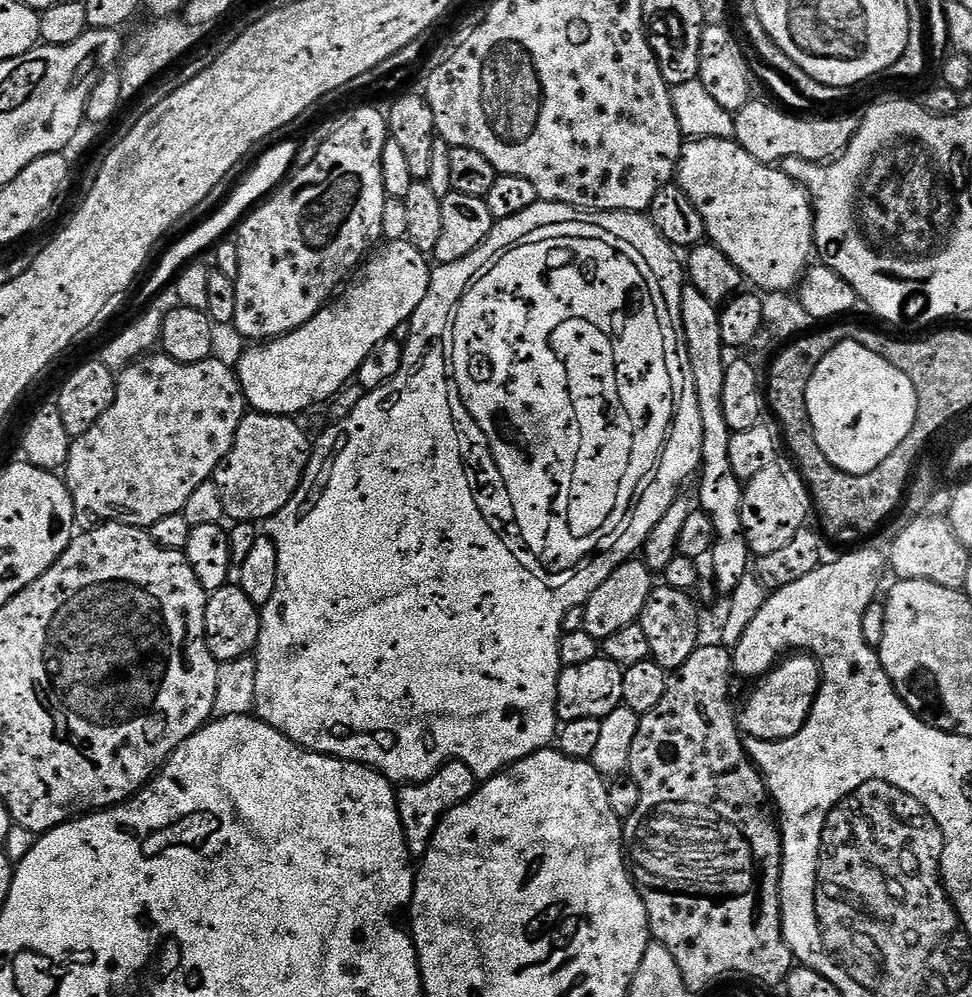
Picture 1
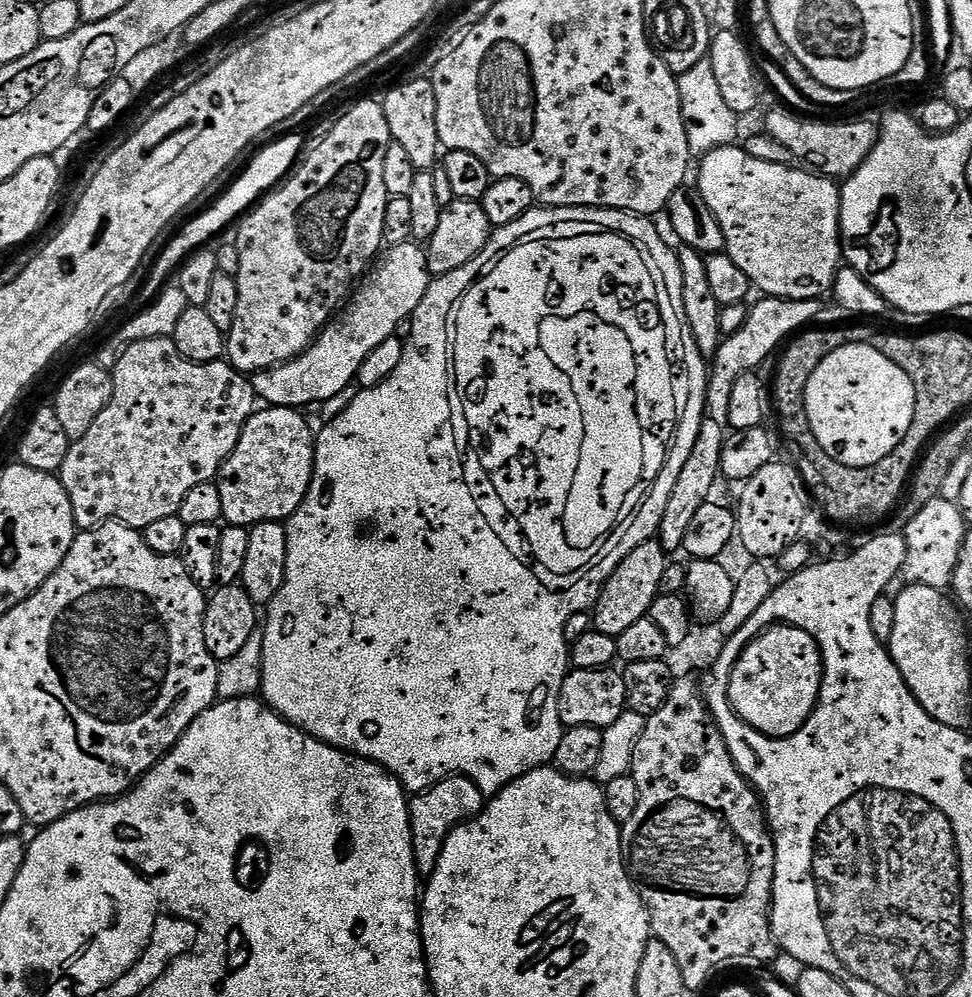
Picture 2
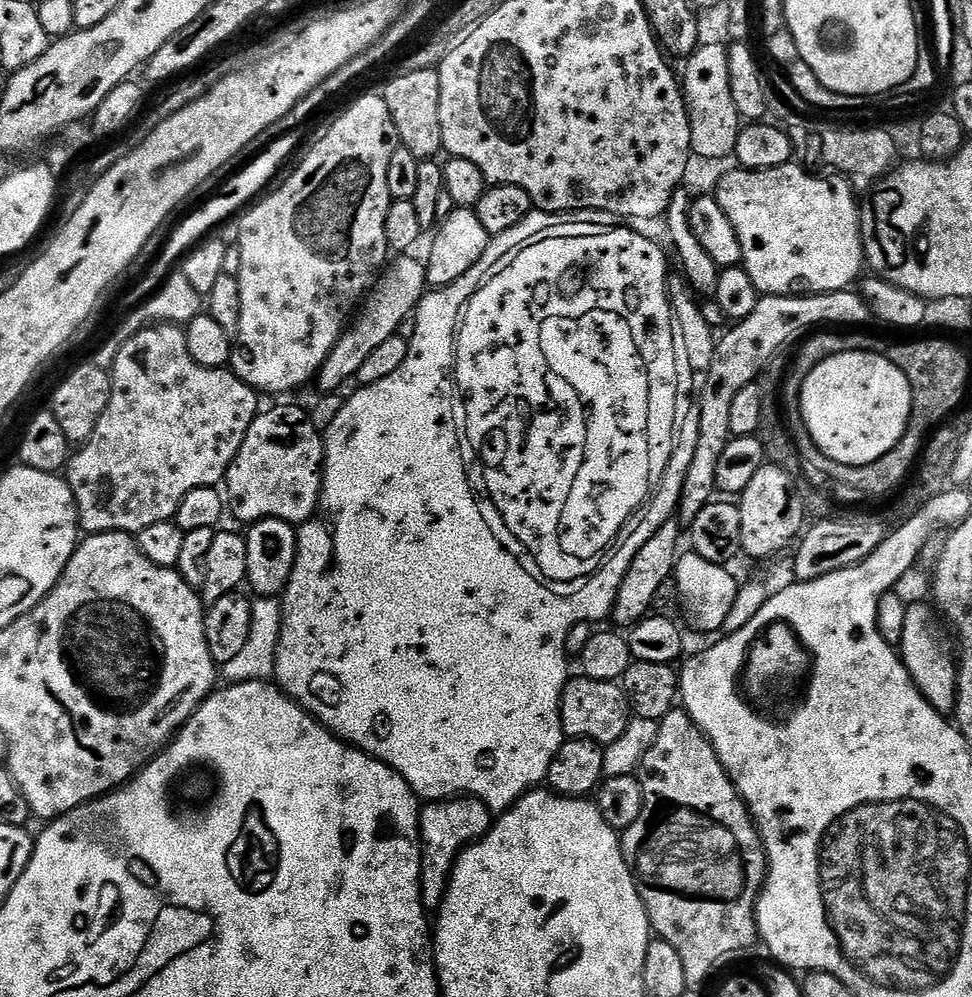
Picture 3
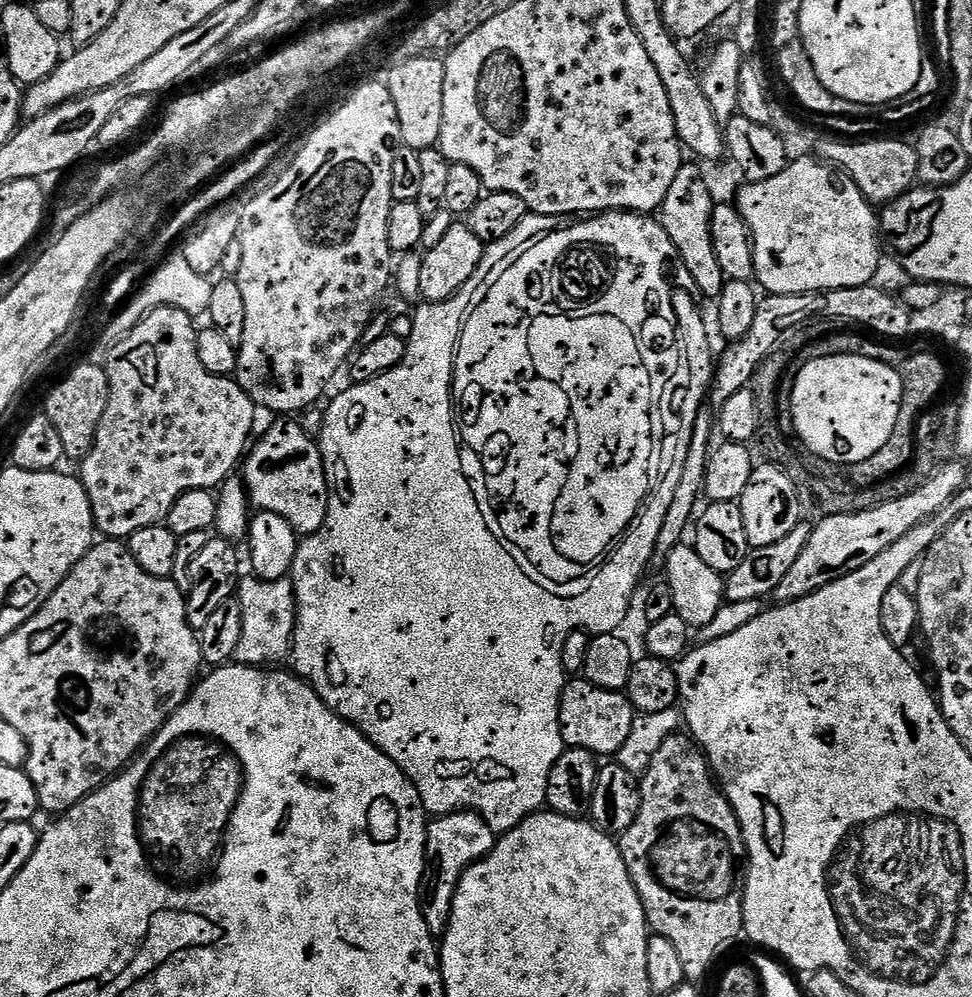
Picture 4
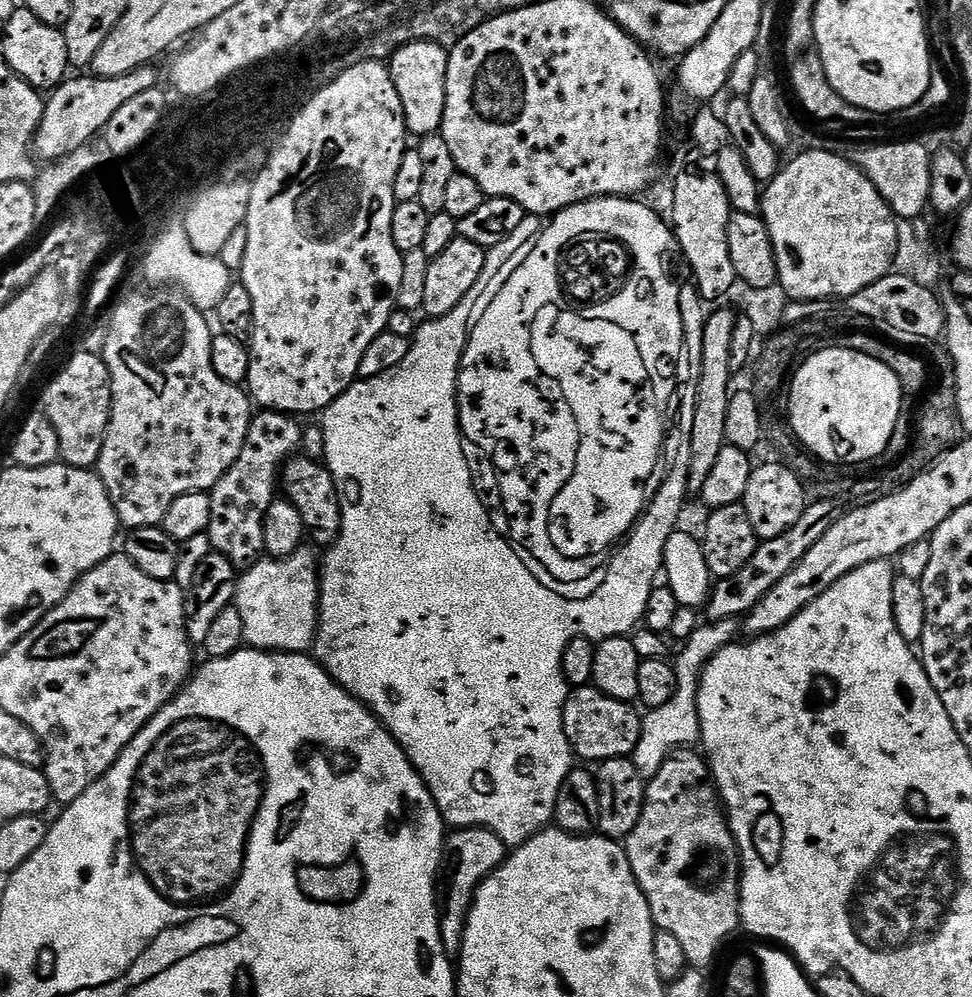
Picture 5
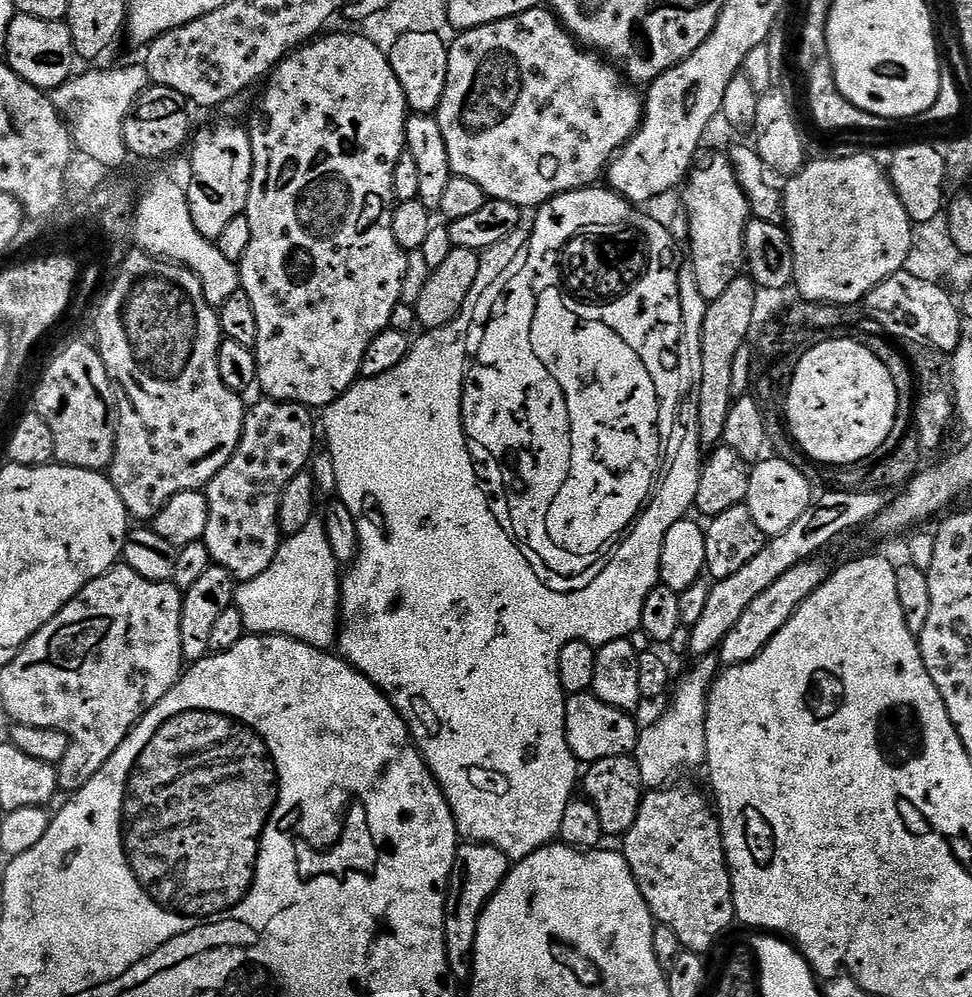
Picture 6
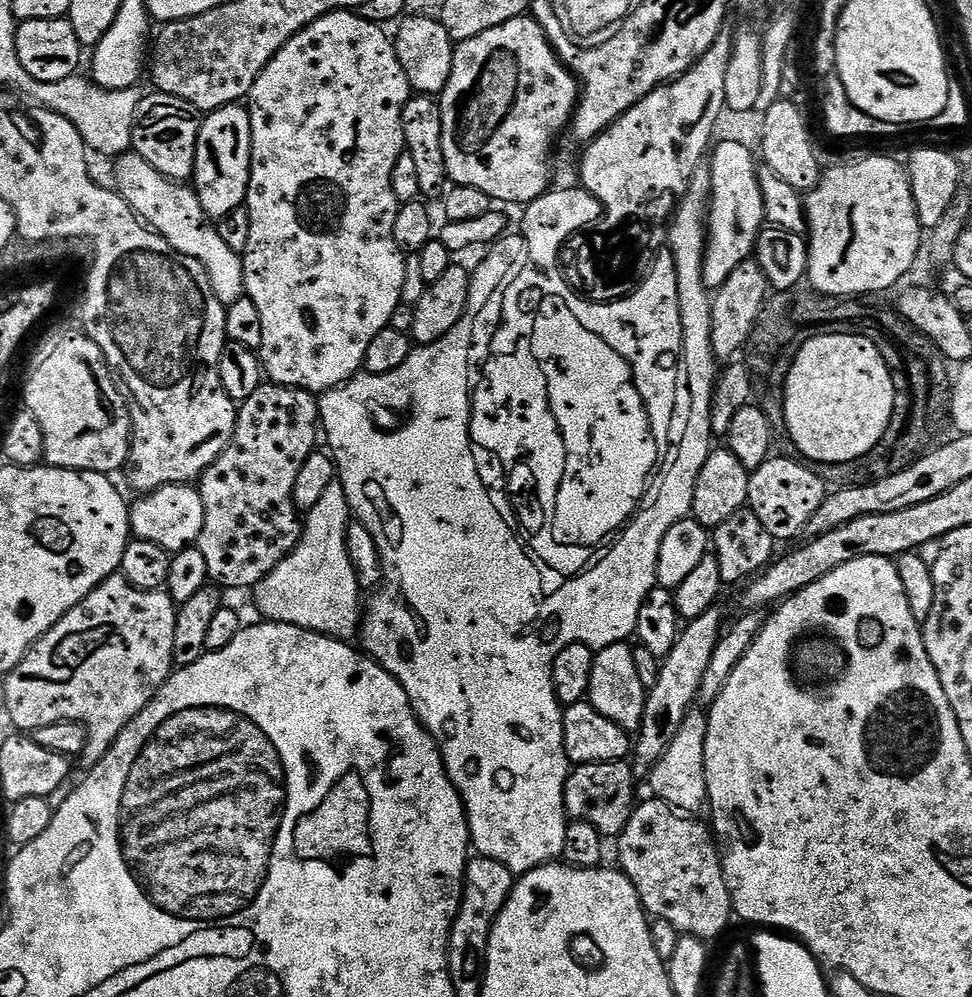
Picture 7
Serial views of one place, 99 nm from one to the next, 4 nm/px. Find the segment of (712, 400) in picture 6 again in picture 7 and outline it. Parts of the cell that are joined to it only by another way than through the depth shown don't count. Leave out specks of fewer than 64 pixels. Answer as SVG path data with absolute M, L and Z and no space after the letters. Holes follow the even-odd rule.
M749 258L726 278L722 287L715 289L712 296L712 313L710 314L710 342L712 354L717 361L728 362L745 351L749 347L753 333L756 331L756 323L766 307L770 289L766 274L762 274L762 266L754 258Z

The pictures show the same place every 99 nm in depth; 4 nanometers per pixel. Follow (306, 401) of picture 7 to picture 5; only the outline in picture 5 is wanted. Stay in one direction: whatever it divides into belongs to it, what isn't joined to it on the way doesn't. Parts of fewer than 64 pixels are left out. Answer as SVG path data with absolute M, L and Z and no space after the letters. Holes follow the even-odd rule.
M257 411L248 427L246 442L242 446L242 454L238 454L234 466L230 466L230 470L226 470L226 474L222 474L222 478L218 478L218 482L212 488L210 493L210 526L207 533L212 543L212 550L225 556L231 564L237 566L255 564L265 555L266 510L270 510L273 500L277 499L278 481L284 465L301 451L304 442L304 428L296 420L299 419L287 412Z

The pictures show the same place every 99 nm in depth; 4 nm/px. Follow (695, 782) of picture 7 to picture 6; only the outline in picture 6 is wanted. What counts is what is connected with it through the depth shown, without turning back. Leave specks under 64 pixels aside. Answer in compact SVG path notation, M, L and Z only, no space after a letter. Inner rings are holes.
M719 655L701 656L695 661L696 665L685 674L679 677L670 699L667 701L668 709L653 722L647 729L641 731L638 742L636 743L635 758L638 762L638 770L642 773L642 782L645 789L659 790L665 786L671 785L672 780L679 772L684 772L687 768L696 768L705 763L708 759L708 743L706 742L706 718L708 717L708 694L712 690L712 684L716 681L722 665Z

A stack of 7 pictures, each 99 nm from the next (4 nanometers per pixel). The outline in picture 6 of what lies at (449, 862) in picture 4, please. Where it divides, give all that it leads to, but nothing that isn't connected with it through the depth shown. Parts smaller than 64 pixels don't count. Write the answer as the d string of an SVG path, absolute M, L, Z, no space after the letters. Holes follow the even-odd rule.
M464 842L457 847L444 907L444 941L448 955L448 971L457 981L471 981L472 955L478 934L478 922L490 898L498 890L498 886L502 886L509 867L508 856L489 844Z

